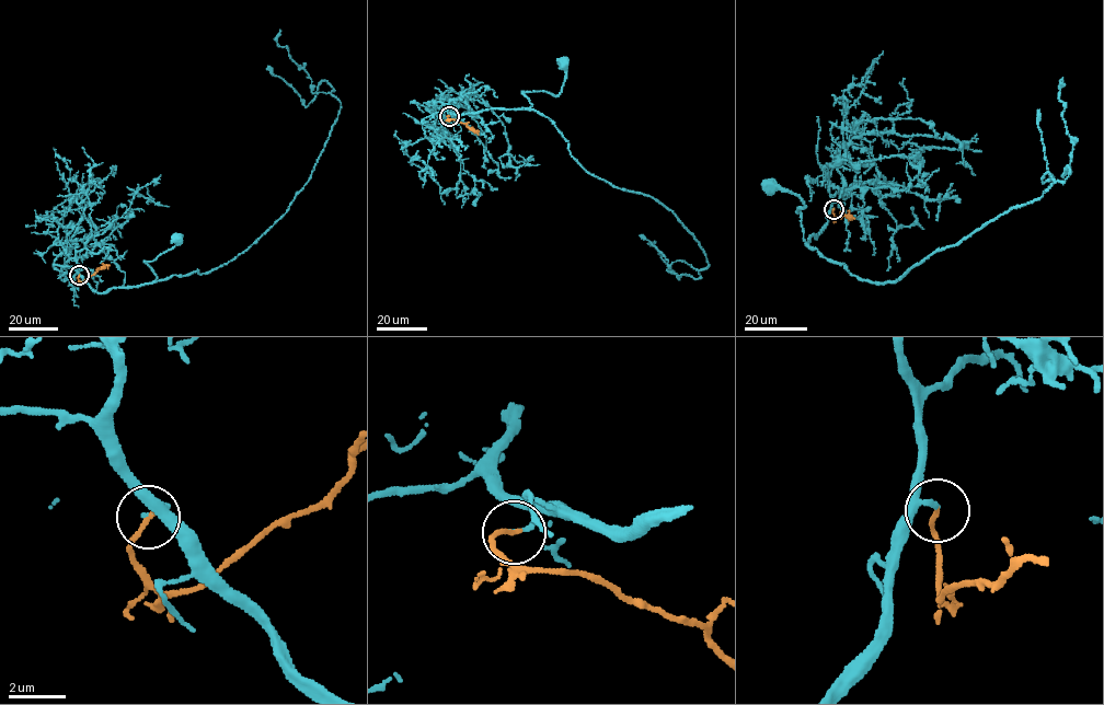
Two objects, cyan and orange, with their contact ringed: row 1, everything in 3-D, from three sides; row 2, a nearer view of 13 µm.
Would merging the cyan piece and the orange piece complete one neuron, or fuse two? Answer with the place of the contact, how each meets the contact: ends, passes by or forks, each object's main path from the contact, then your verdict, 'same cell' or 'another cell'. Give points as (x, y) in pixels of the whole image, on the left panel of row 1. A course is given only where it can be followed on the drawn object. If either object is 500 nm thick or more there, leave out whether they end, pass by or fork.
at (79, 275); cyan ends there; orange ends there; cyan runs (79, 275), (101, 292), (152, 282), (157, 275), (144, 261), (152, 262), (172, 249), (182, 235), (177, 239); orange runs (79, 275), (78, 279), (82, 281), (96, 269), (107, 265), (107, 268); same cell

